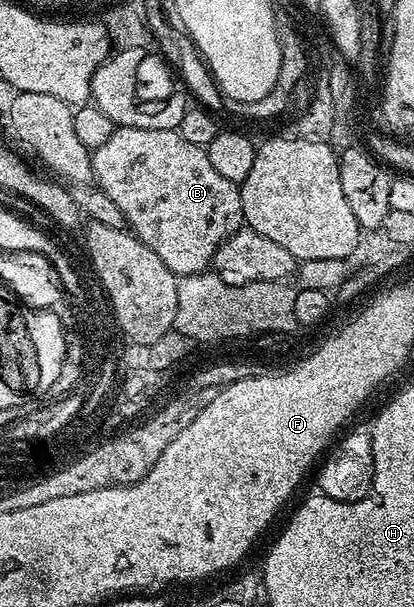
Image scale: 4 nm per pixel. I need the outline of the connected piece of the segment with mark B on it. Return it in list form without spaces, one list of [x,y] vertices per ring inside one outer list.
[[[116,127],[115,133],[105,142],[103,151],[103,181],[98,187],[107,187],[121,214],[125,214],[127,227],[135,237],[153,250],[169,272],[176,277],[197,276],[211,268],[211,259],[239,228],[244,227],[243,203],[240,185],[217,174],[209,162],[206,148],[193,146],[177,130],[141,130]]]

